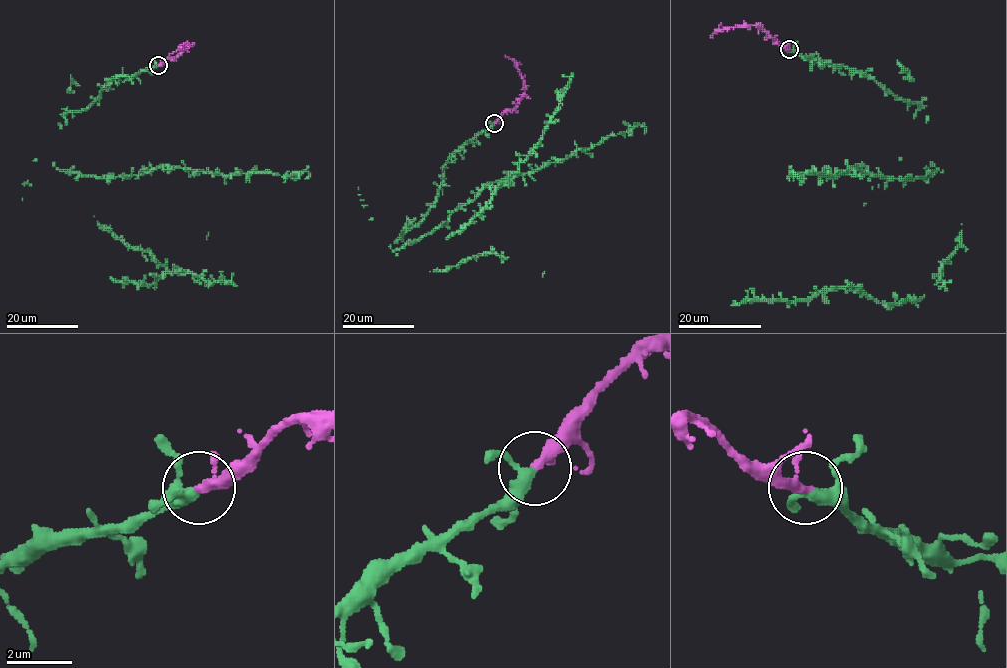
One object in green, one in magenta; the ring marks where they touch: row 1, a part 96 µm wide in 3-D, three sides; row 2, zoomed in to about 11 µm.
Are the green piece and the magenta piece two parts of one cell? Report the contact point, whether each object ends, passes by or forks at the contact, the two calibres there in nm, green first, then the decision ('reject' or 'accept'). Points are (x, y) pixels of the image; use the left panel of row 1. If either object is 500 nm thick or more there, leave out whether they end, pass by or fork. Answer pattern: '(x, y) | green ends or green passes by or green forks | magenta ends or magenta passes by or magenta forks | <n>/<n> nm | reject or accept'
(158, 65) | green passes by | magenta passes by | 280/240 nm | accept

